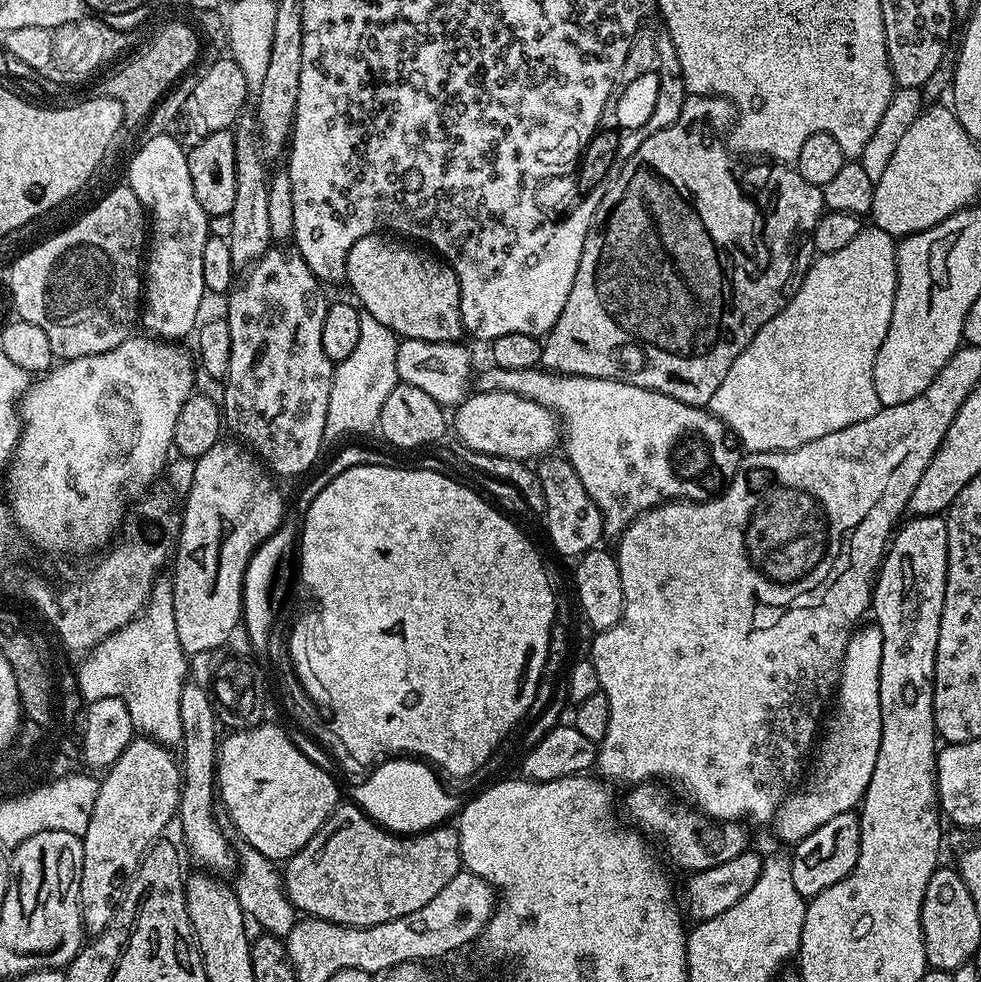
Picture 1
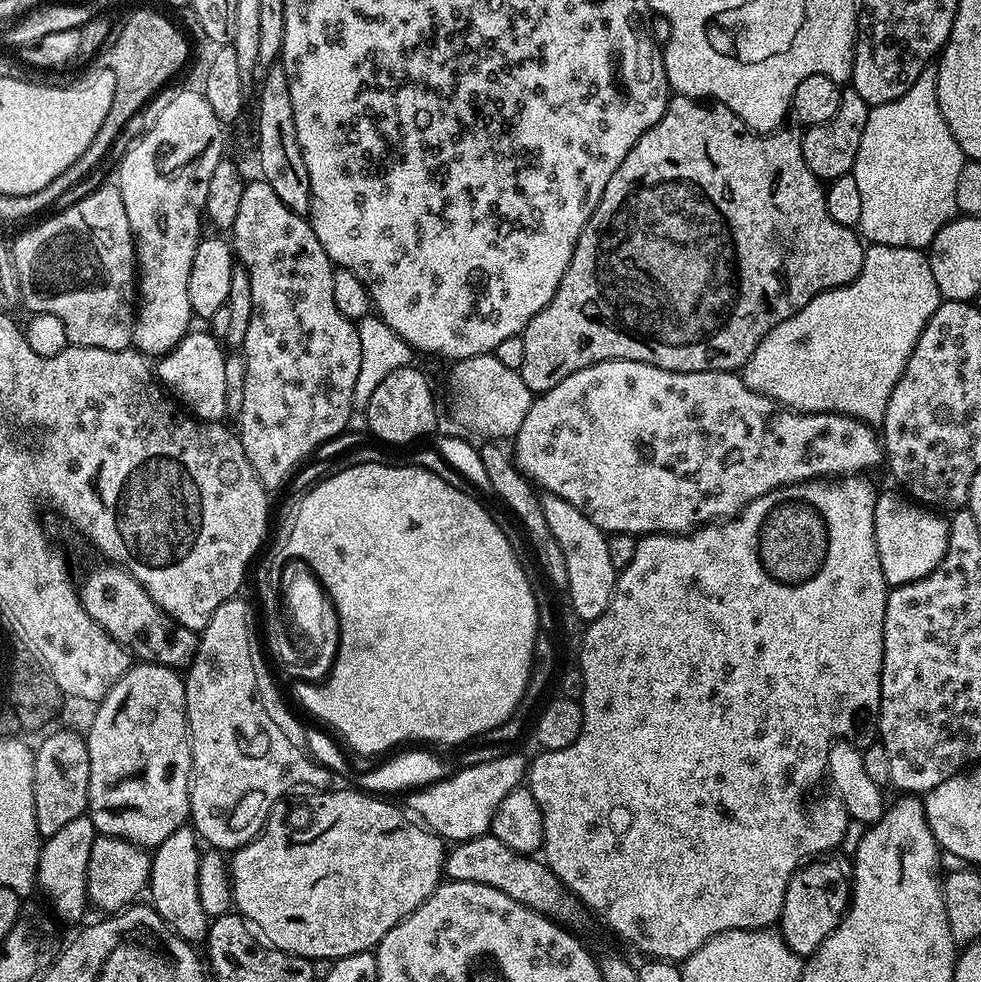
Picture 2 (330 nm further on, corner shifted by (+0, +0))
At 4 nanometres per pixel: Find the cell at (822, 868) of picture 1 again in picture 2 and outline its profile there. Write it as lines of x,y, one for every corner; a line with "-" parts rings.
824,854
813,858
796,869
790,878
782,914
778,921
780,937
786,946
802,958
814,955
818,946
840,924
840,919
850,907
850,897
854,883
854,864
851,859
840,854

